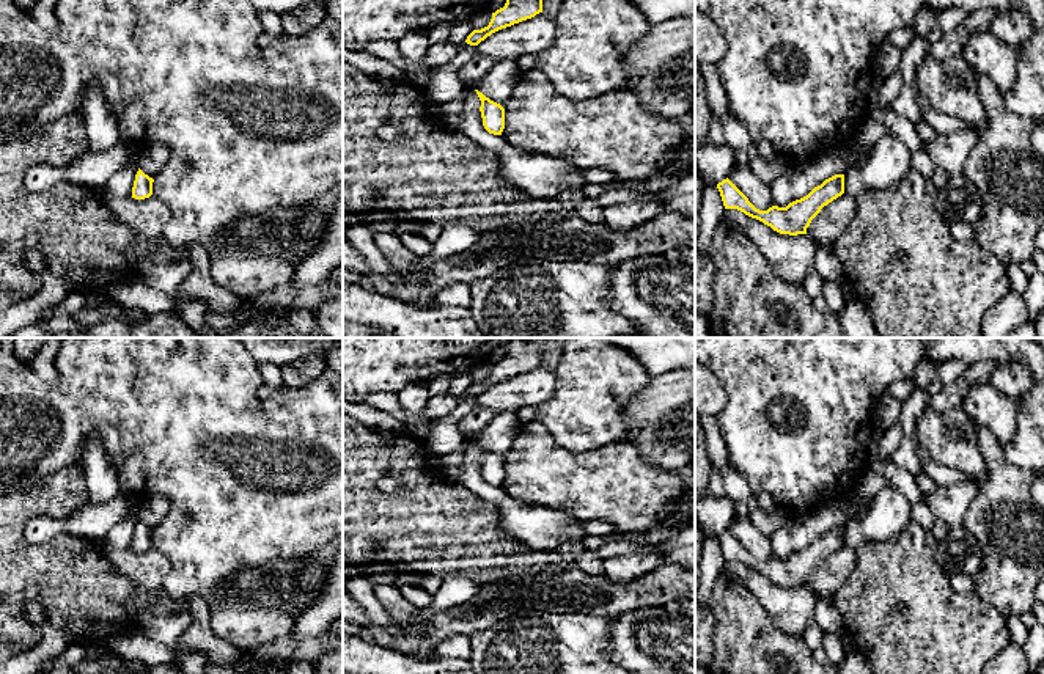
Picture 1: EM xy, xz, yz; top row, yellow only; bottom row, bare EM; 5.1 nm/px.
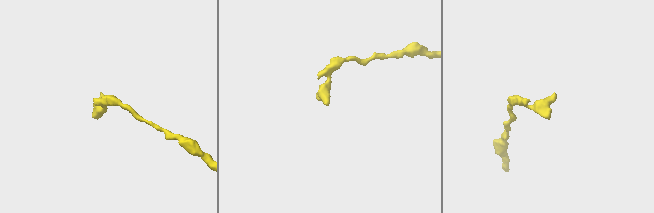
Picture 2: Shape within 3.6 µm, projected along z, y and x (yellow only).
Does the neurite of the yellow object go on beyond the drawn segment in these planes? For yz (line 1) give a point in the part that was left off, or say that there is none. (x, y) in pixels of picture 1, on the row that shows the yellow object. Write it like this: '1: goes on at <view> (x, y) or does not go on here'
1: does not go on here

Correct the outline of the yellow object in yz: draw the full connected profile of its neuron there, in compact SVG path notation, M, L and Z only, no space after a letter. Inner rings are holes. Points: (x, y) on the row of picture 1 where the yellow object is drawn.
M835 174L814 187L807 196L789 203L786 207L772 206L756 209L748 198L726 178L717 184L725 209L737 209L763 222L780 234L807 234L811 220L824 206L844 193L844 174Z

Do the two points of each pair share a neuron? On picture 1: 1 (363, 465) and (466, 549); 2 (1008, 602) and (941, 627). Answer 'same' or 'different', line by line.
1: same
2: different

